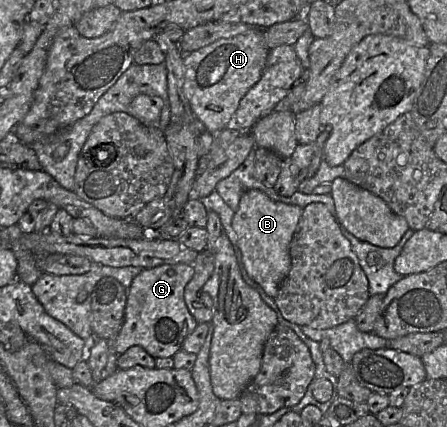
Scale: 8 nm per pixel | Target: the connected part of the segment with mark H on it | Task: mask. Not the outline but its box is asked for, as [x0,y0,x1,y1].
[184,28,270,135]

